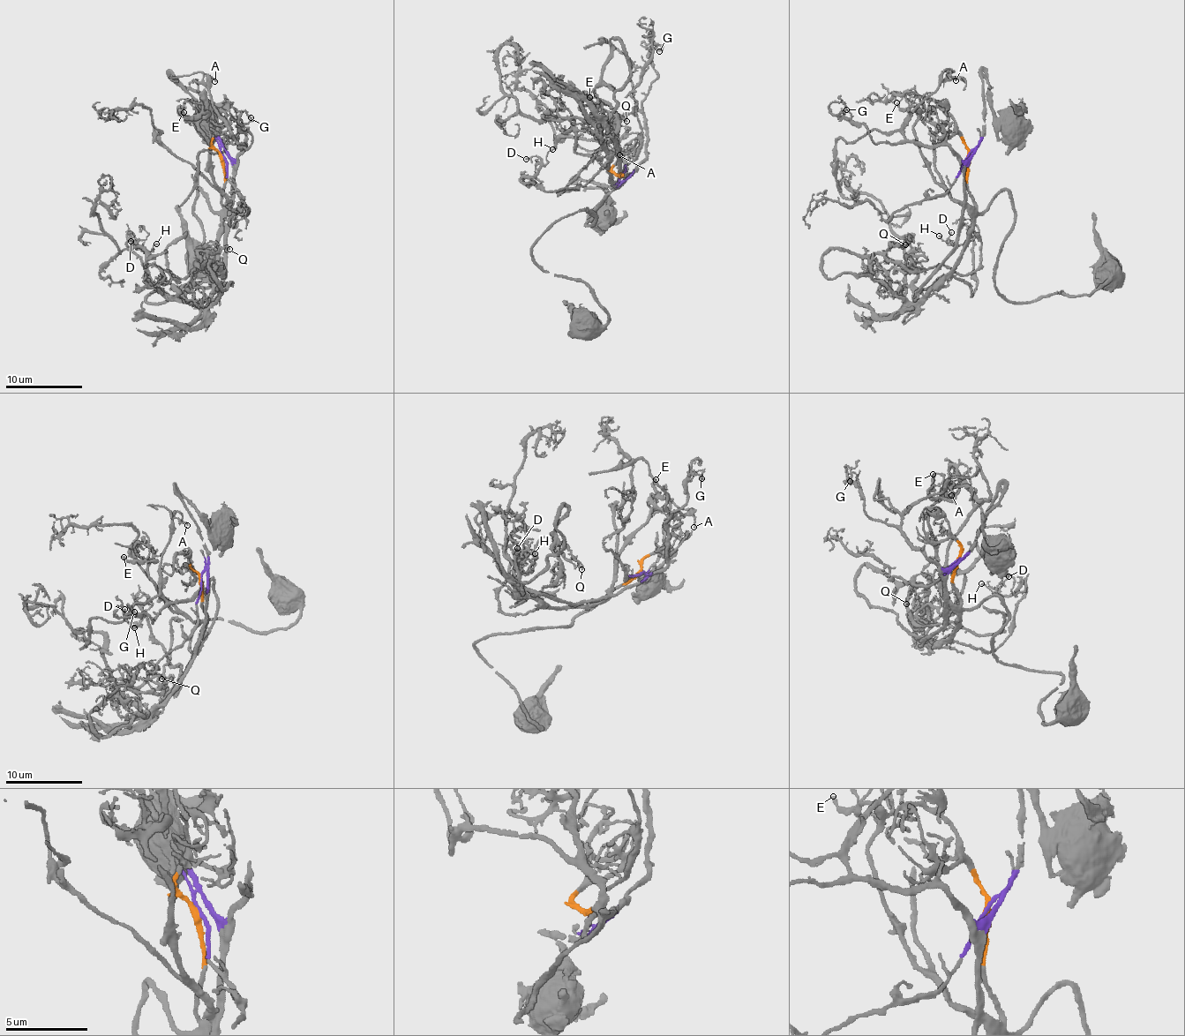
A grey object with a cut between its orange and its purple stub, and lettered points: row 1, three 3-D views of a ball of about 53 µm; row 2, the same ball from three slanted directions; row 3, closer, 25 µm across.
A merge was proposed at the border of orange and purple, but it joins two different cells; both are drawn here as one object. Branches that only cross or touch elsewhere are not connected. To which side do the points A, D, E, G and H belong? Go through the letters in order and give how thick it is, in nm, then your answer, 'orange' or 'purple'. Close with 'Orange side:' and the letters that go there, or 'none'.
A: calibre 140 nm; purple
D: calibre 120 nm; orange
E: calibre 240 nm; orange
G: calibre 160 nm; purple
H: calibre 130 nm; orange
Orange side: D, E, H

